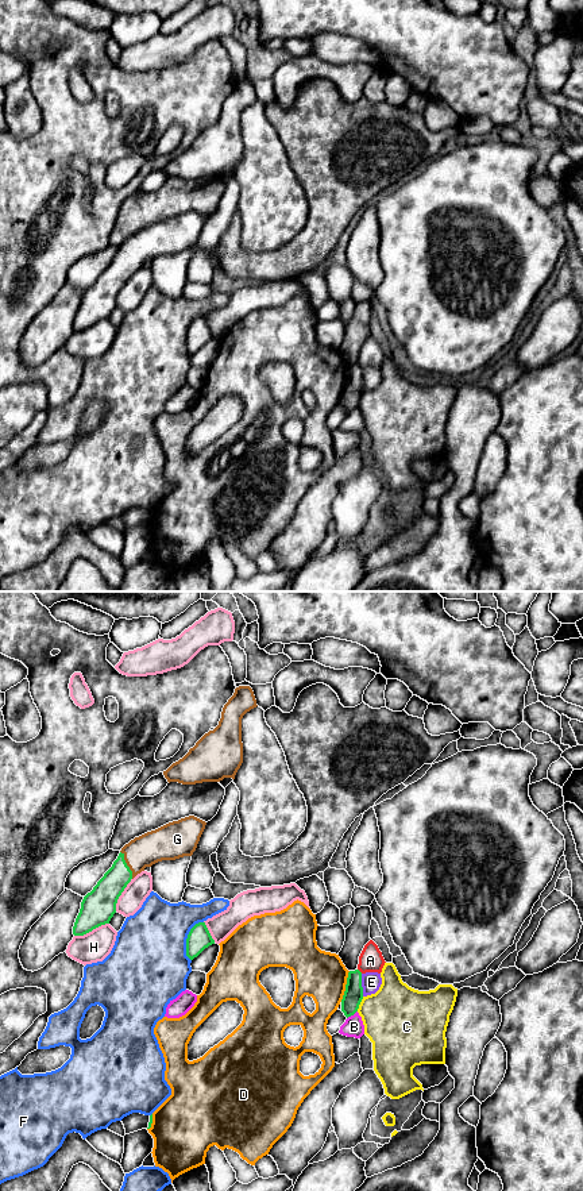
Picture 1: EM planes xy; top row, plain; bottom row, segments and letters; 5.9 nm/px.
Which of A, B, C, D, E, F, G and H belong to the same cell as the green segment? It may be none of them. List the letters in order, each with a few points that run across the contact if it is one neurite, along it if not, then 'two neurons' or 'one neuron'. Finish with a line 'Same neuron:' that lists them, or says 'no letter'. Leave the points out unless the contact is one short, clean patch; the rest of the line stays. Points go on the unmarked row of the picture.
A: line xy (358, 363), (362, 367); two neurons
B: two neurons
C: line xy (363, 392), (356, 405); two neurons
D: two neurons
E: two neurons
F: two neurons
G: line xy (103, 293), (126, 259), (138, 249), (161, 239); one neuron
H: two neurons
Same neuron: G

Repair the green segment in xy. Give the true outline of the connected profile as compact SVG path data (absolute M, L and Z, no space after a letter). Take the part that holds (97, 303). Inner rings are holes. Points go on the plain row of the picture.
M189 211L135 232L126 239L112 262L82 297L73 321L74 331L84 331L109 319L116 298L127 280L146 262L162 255L192 251L206 217Z

